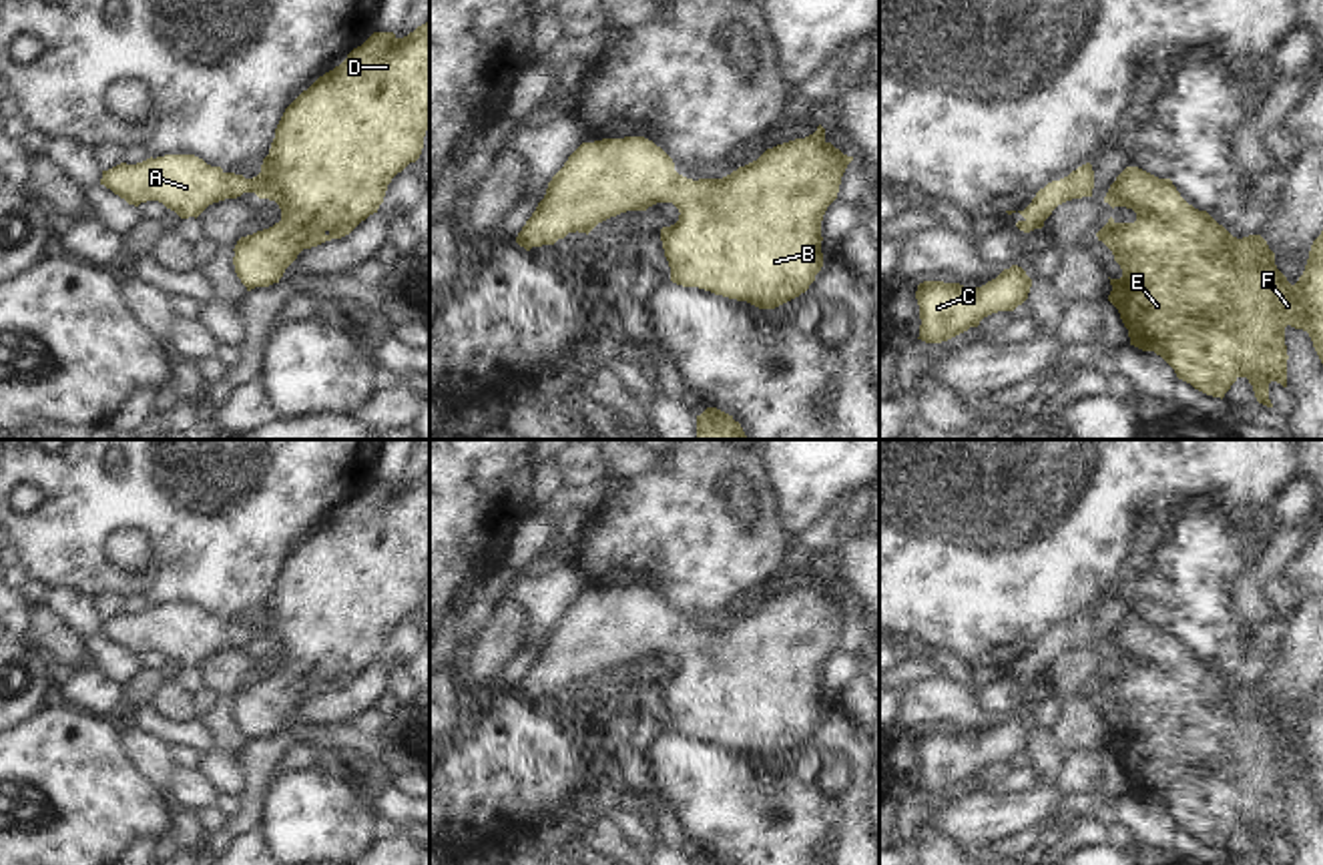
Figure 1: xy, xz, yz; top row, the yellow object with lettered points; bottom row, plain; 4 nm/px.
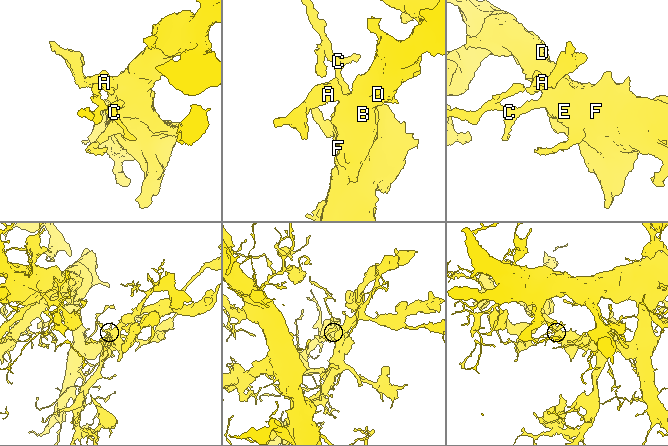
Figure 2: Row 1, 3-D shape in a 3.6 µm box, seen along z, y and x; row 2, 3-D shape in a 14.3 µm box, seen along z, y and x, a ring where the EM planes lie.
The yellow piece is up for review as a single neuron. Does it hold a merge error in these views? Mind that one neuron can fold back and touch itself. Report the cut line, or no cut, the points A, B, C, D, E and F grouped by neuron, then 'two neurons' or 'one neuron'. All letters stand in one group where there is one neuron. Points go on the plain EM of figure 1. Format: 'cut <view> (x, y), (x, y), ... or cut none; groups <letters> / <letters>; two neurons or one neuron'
cut none; groups A B C D E F; one neuron

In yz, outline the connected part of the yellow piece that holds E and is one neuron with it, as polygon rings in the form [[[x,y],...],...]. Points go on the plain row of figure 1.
[[[1126,616],[1104,652],[1136,662],[1134,672],[1110,666],[1096,682],[1122,718],[1120,729],[1110,729],[1108,751],[1118,759],[1130,795],[1154,801],[1178,829],[1213,847],[1223,849],[1239,827],[1247,827],[1267,857],[1273,857],[1269,833],[1287,837],[1287,775],[1309,783],[1323,813],[1323,680],[1303,725],[1291,735],[1261,684],[1233,686],[1207,660],[1188,654],[1170,628]]]

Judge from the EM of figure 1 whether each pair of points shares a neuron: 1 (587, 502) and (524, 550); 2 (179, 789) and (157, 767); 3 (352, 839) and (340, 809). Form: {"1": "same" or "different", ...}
{"1": "same", "2": "different", "3": "same"}

